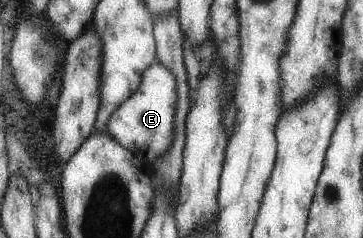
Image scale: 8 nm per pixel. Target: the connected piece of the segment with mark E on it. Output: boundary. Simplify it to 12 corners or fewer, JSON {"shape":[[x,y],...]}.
{"shape":[[158,61],[106,133],[153,165],[172,140],[175,78]]}

